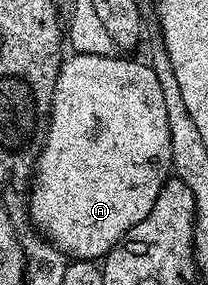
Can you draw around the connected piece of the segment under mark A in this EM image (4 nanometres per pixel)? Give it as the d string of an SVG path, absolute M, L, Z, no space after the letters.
M73 52L68 57L67 62L62 63L59 70L59 76L55 82L55 94L53 95L53 105L49 111L49 133L45 136L45 150L37 160L37 166L31 181L29 189L29 219L32 227L36 231L44 234L48 239L53 241L53 244L65 253L66 257L76 258L79 260L100 261L109 251L111 251L117 243L127 235L135 226L139 226L139 222L143 222L143 218L147 218L147 214L151 214L151 206L155 206L155 198L159 198L159 190L163 190L166 180L170 179L173 159L171 158L171 138L169 137L169 127L167 126L167 102L163 98L163 90L159 86L159 78L155 74L152 63L132 64L129 60L124 60L123 57L117 56L121 54L110 54L108 56L100 56L99 54L83 54L82 52Z

